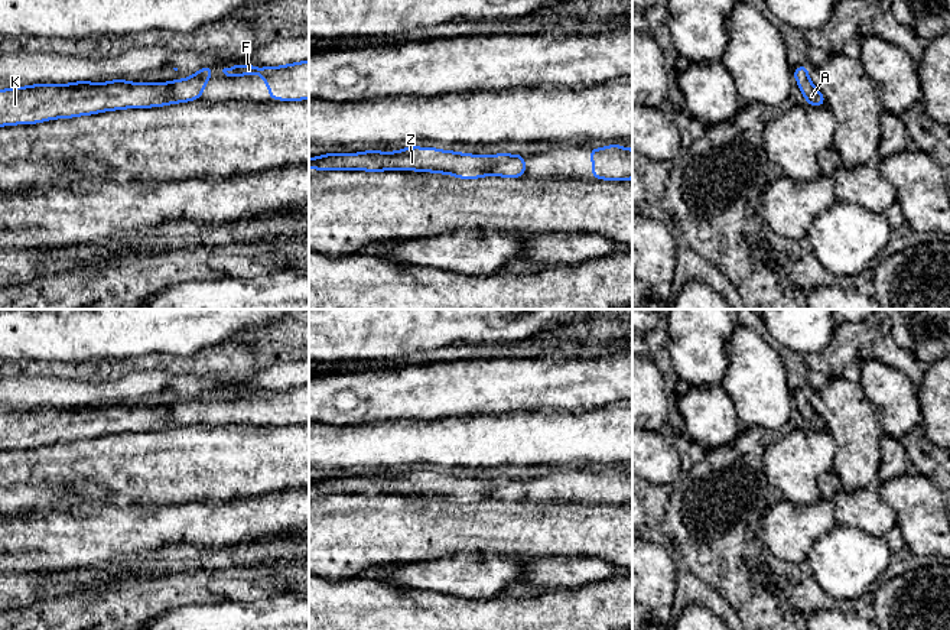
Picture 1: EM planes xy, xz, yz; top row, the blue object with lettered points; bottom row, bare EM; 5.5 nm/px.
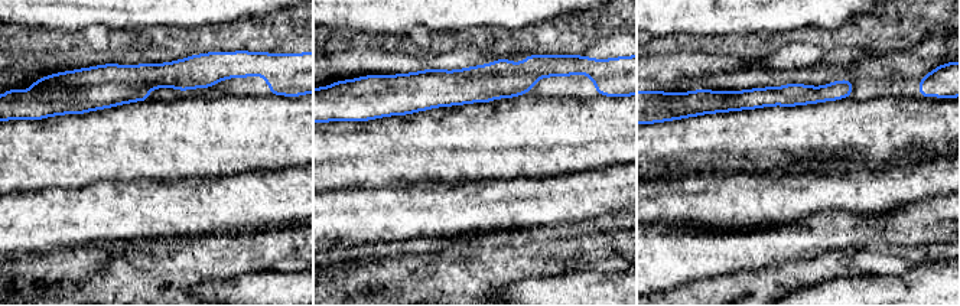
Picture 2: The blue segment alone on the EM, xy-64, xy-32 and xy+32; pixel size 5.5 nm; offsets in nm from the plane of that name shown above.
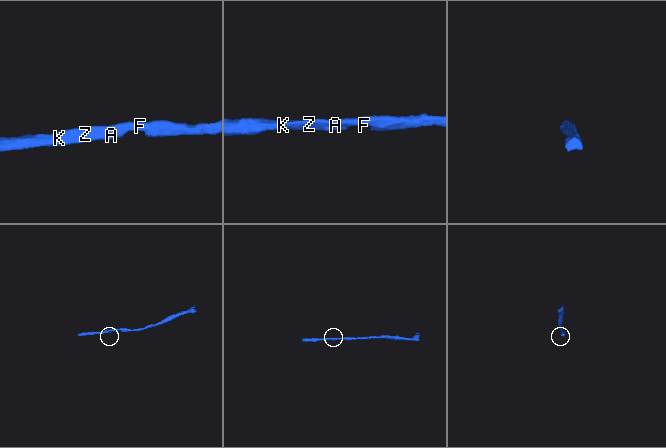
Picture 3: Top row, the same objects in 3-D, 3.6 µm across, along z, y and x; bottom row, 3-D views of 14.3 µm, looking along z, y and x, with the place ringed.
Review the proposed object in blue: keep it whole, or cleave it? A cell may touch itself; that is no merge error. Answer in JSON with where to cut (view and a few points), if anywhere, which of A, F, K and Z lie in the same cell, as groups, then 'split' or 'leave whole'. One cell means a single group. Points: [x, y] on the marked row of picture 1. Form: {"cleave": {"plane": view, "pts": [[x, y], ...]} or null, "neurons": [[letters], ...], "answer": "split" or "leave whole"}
{"cleave": null, "neurons": [["A", "F", "K", "Z"]], "answer": "leave whole"}

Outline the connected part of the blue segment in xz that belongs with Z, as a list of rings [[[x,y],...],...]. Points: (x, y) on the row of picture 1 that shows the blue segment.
[[[411,146],[397,152],[365,150],[361,153],[326,153],[309,158],[309,169],[326,171],[419,171],[452,173],[459,179],[476,179],[488,175],[520,178],[526,173],[526,156],[498,153],[492,156],[468,155],[435,147]]]

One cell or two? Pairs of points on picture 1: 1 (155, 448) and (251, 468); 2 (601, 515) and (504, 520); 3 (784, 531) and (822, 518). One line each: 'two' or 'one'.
1: one
2: one
3: one

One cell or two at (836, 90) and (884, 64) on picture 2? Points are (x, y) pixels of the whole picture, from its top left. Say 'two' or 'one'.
two

